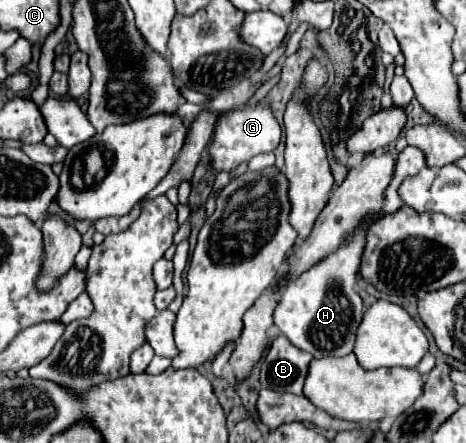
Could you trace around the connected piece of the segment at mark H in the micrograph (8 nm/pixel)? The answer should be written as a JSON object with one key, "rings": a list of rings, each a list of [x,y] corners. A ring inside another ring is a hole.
{"rings":[[[406,147],[396,157],[394,177],[384,193],[382,209],[378,213],[368,213],[360,221],[356,231],[344,237],[344,243],[334,253],[326,255],[322,261],[312,265],[300,277],[290,279],[290,285],[286,285],[286,293],[282,293],[282,301],[274,311],[274,323],[298,349],[314,357],[328,357],[328,355],[344,357],[354,349],[356,331],[364,315],[364,305],[360,295],[354,291],[354,285],[356,285],[356,275],[360,271],[360,257],[366,245],[366,233],[372,223],[380,221],[386,215],[394,215],[404,205],[402,197],[398,195],[398,187],[406,177],[416,175],[422,167],[426,167],[422,151],[416,147]],[[334,283],[338,285],[334,287]]]}

